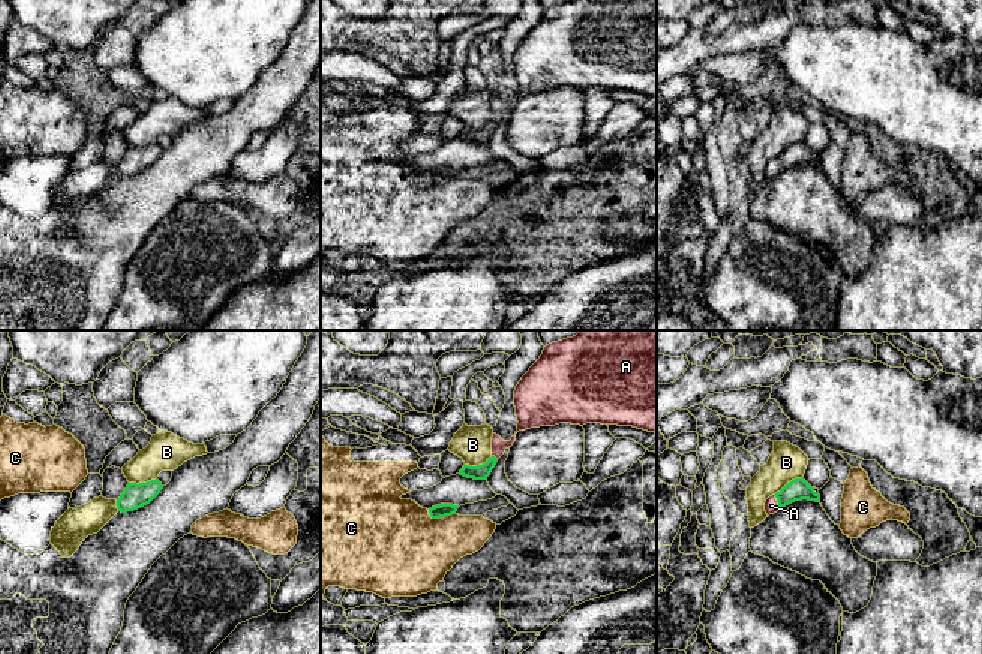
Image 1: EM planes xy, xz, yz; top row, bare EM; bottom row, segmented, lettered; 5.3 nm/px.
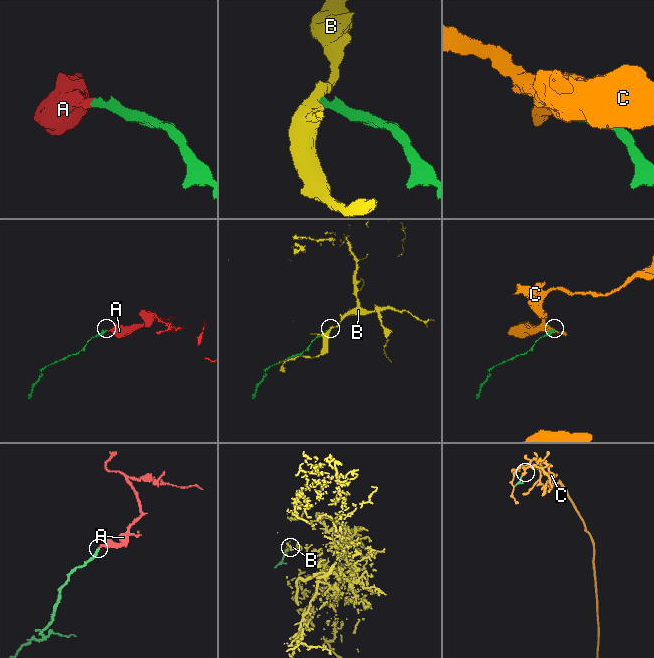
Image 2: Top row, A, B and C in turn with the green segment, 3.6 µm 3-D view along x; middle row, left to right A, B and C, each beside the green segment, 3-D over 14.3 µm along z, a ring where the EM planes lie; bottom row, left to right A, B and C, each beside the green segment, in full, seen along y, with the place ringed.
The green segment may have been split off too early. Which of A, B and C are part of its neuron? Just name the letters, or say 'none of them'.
A

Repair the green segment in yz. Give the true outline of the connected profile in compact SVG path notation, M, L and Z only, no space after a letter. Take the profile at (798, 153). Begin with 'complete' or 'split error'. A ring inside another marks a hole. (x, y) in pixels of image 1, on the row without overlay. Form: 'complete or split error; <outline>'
split error; M795 142L787 147L780 156L766 164L765 176L769 180L783 171L802 164L820 166L820 159L816 158L814 152L811 152L804 142Z

